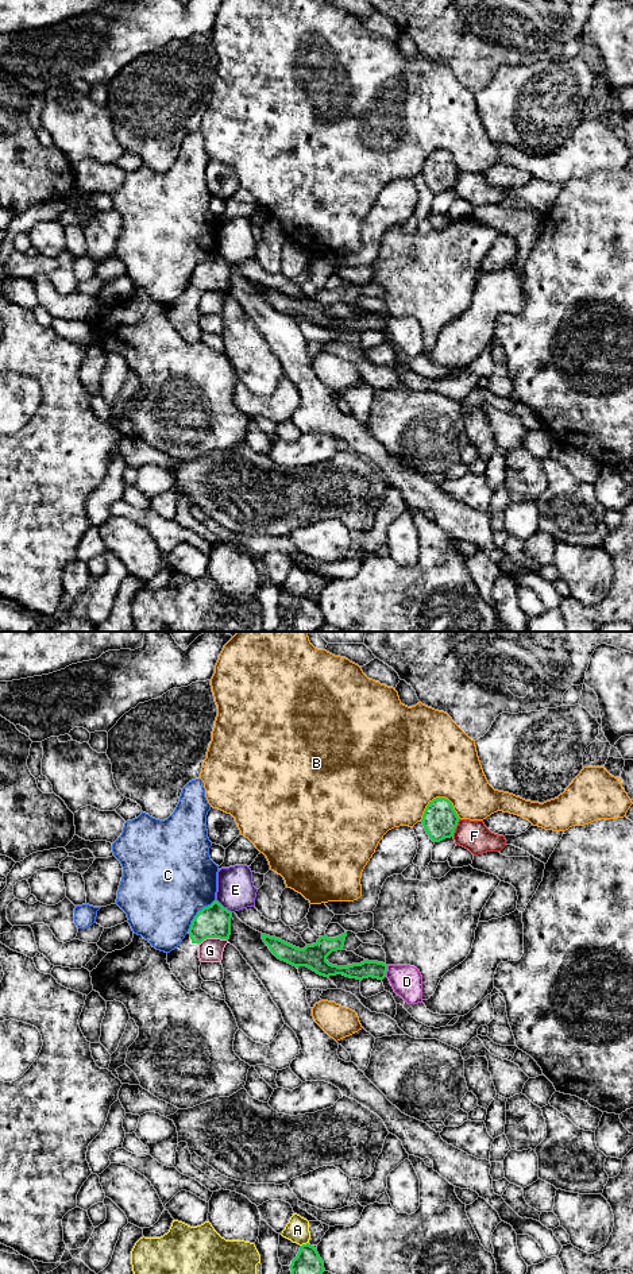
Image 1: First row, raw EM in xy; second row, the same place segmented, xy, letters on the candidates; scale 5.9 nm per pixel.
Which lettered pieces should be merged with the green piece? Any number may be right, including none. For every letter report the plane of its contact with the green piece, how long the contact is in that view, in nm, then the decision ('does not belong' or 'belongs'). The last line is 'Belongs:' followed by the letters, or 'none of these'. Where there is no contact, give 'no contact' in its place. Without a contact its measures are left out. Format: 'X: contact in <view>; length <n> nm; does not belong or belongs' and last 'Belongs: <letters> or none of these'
A: contact in xy; length 50 nm; does not belong
B: contact in xy; length 240 nm; does not belong
C: contact in xy; length 260 nm; does not belong
D: contact in xy; length 70 nm; does not belong
E: contact in xy; length 130 nm; does not belong
F: contact in xy; length 120 nm; does not belong
G: contact in xy; length 170 nm; does not belong
Belongs: none of these

